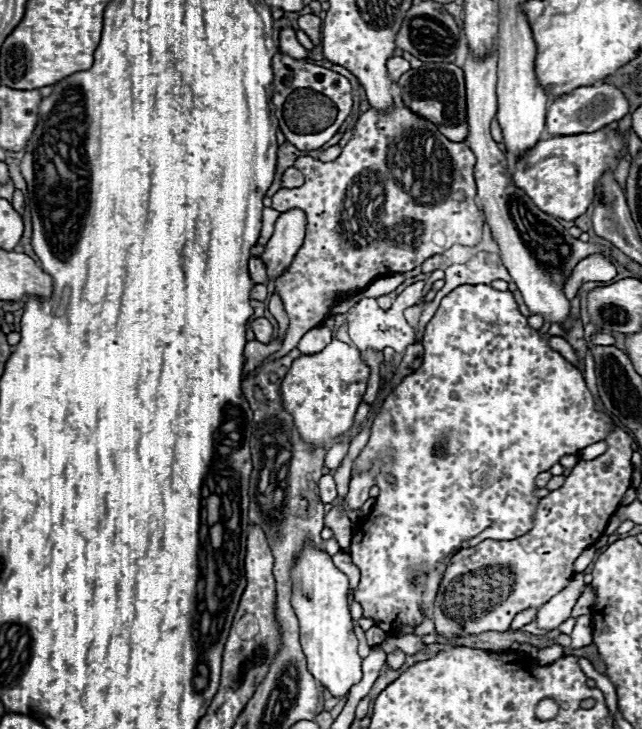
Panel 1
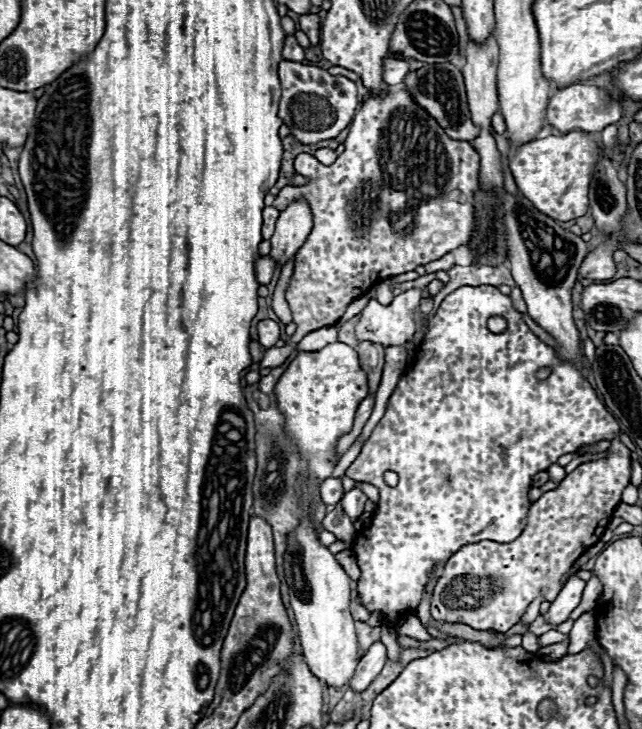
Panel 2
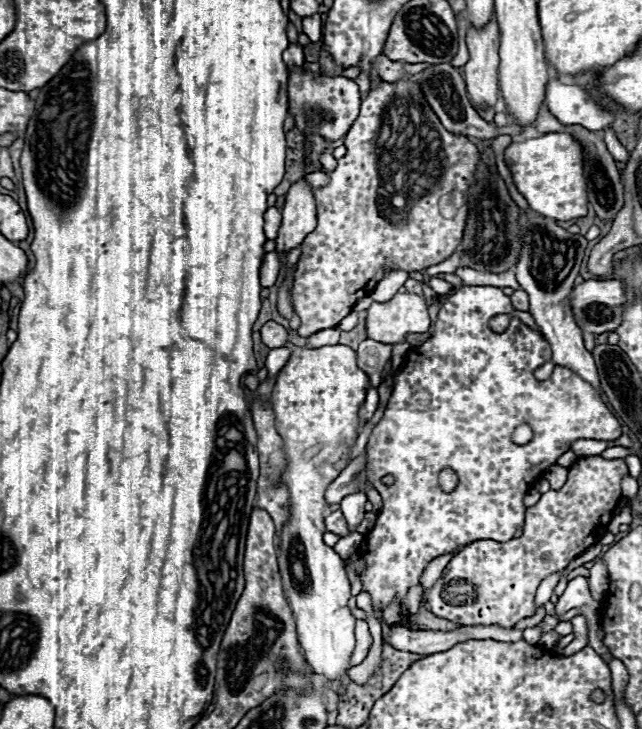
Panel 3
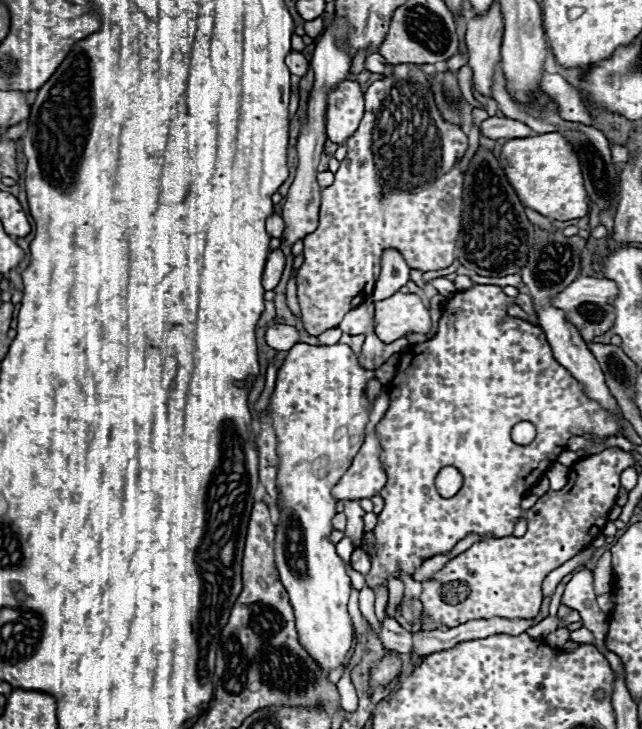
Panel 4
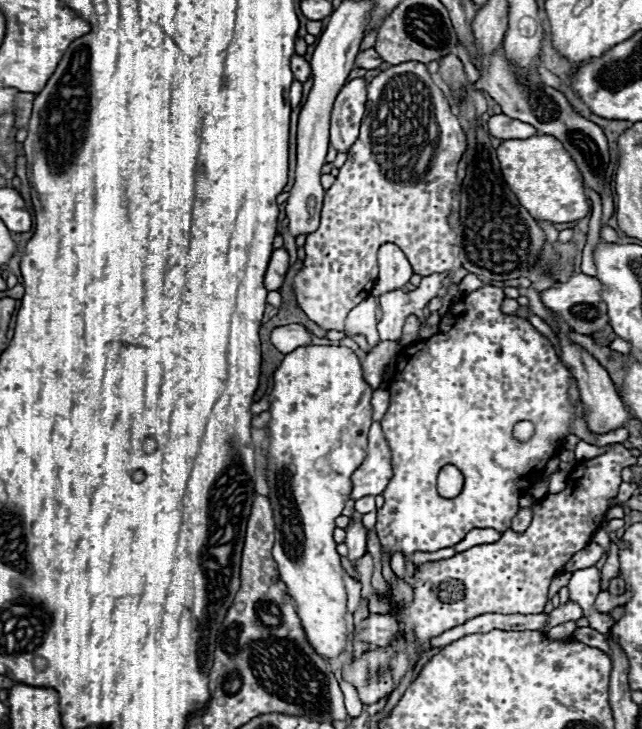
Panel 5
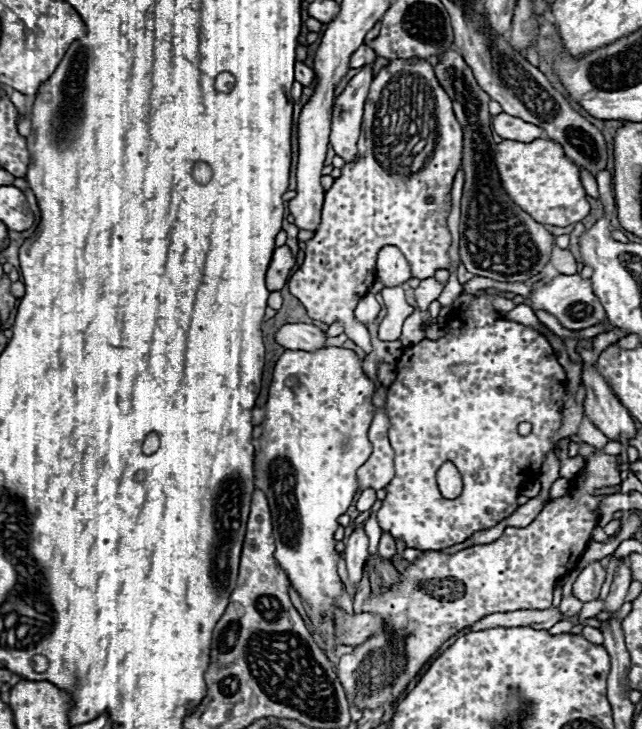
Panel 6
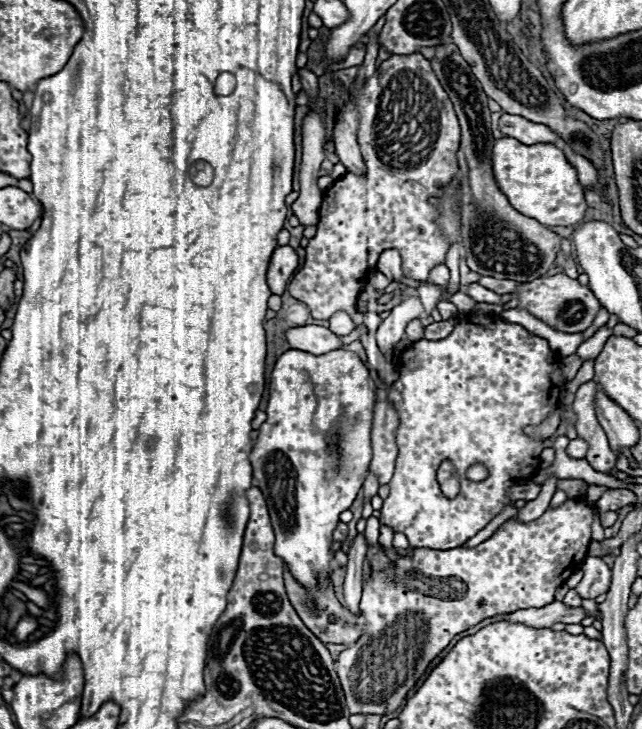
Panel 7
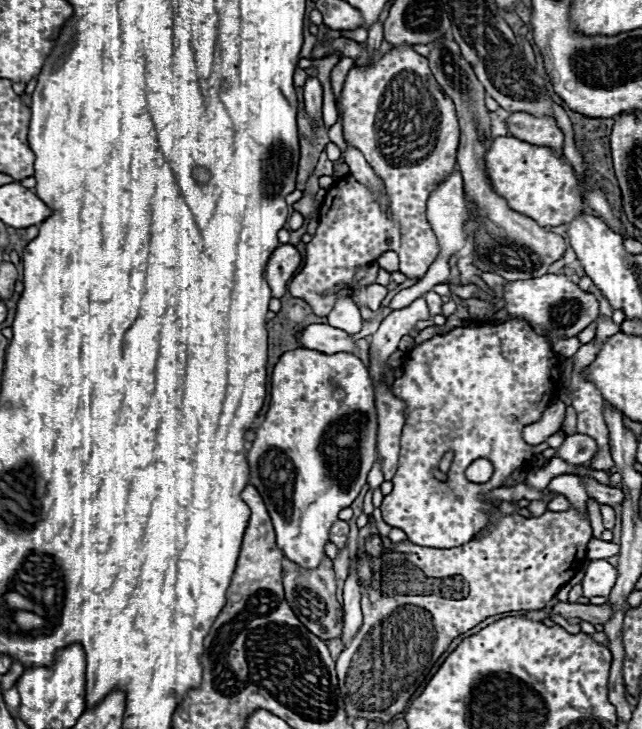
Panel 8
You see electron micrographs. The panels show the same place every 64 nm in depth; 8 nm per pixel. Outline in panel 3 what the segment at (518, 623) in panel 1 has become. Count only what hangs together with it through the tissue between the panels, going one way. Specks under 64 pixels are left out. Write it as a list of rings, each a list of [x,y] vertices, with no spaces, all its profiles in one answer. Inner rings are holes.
[[[566,570],[562,572],[556,572],[556,574],[550,574],[548,578],[544,578],[538,586],[538,592],[536,592],[536,606],[542,606],[546,604],[550,598],[552,598],[552,592],[554,592],[554,586],[558,584],[558,580],[566,574]]]

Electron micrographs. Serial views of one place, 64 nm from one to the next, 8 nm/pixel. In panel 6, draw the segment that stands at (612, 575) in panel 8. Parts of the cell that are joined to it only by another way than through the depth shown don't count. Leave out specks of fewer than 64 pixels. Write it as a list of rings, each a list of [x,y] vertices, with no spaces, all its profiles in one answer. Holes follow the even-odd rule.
[[[596,560],[596,562],[590,562],[578,576],[578,580],[574,582],[574,596],[580,598],[582,602],[590,602],[590,600],[596,600],[598,594],[600,594],[600,588],[606,580],[606,570],[604,566]]]

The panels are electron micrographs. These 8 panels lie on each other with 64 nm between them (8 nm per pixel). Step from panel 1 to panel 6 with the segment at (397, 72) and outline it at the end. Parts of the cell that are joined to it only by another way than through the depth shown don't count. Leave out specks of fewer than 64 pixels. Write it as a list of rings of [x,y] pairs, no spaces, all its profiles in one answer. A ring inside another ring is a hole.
[[[362,44],[354,54],[352,54],[352,58],[350,58],[350,68],[362,68],[364,64],[368,64],[368,62],[374,62],[376,60],[376,54],[374,54],[374,50],[370,48],[370,46],[366,46],[366,44]]]

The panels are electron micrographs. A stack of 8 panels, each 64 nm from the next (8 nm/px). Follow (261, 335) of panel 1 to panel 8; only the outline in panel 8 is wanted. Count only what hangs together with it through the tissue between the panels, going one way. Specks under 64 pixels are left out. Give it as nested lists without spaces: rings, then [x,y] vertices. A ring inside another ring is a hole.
[[[312,324],[298,334],[298,340],[308,350],[318,350],[324,354],[338,354],[338,352],[354,352],[356,340],[352,334],[332,328],[330,324]]]

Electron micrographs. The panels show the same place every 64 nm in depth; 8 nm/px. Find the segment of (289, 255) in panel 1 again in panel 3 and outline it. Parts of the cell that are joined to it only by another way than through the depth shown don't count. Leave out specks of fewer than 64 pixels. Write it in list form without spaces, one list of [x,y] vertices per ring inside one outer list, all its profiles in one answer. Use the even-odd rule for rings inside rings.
[[[302,176],[296,180],[288,194],[286,204],[282,208],[282,226],[276,238],[276,252],[290,252],[294,246],[302,244],[302,240],[316,228],[316,200],[314,190]]]

